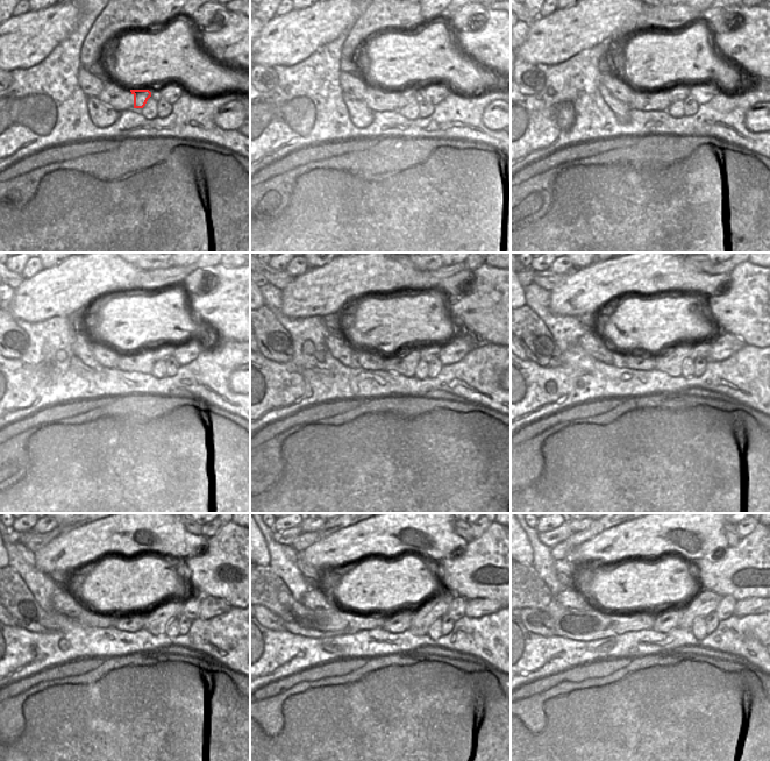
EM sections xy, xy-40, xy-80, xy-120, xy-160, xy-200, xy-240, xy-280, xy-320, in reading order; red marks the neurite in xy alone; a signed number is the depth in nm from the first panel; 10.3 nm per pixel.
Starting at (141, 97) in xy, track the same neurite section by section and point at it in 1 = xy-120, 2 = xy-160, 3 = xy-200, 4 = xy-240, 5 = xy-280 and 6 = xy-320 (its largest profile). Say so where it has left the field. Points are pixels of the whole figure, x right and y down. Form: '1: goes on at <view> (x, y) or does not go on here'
1: goes on at xy-120 (163, 353)
2: goes on at xy-160 (428, 353)
3: goes on at xy-200 (701, 348)
4: goes on at xy-240 (192, 604)
5: goes on at xy-280 (456, 611)
6: goes on at xy-320 (725, 610)

